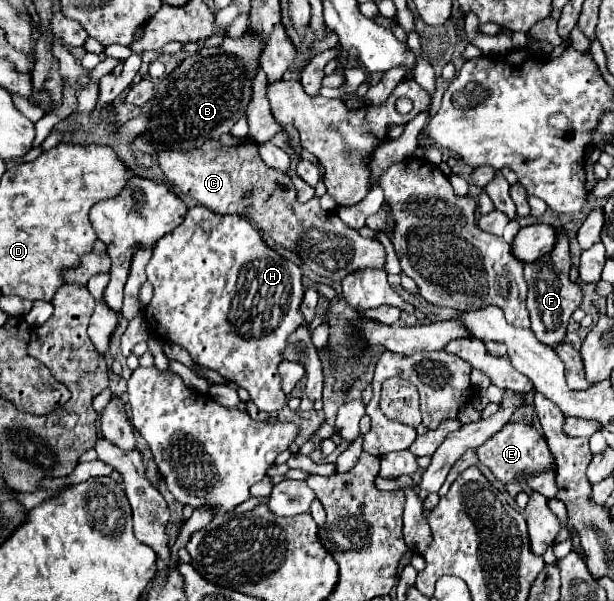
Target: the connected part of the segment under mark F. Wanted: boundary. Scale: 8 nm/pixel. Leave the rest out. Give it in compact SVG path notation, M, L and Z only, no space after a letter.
M559 229L557 245L549 255L543 255L535 263L525 265L525 279L529 285L529 297L527 297L527 311L531 315L531 331L535 337L543 337L543 343L549 347L555 347L563 341L569 317L573 311L581 305L581 287L569 281L569 269L571 269L571 257L569 257L569 239Z

